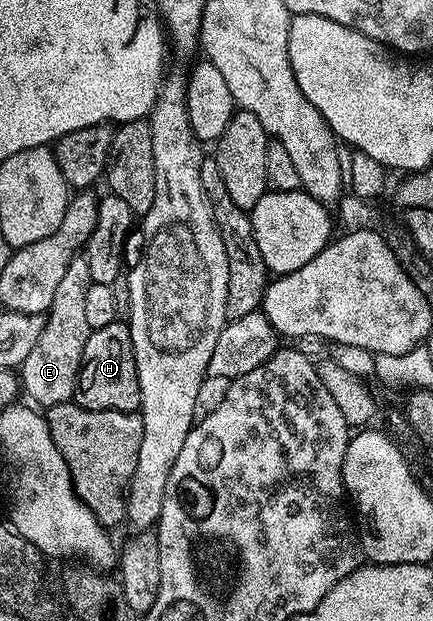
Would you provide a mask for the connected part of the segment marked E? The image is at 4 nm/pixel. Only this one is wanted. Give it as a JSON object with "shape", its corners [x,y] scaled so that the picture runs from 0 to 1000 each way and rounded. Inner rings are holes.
{"shape":[[[192,412],[169,415],[134,456],[134,470],[125,470],[125,483],[104,510],[88,551],[79,560],[69,560],[69,573],[60,573],[55,585],[42,591],[53,633],[65,633],[85,655],[109,657],[169,646],[189,586],[189,560],[199,560],[208,536],[199,522],[196,485],[199,464],[208,464],[212,456],[203,417]]]}

